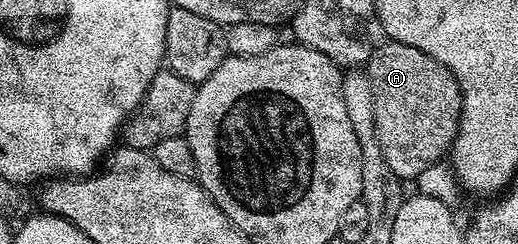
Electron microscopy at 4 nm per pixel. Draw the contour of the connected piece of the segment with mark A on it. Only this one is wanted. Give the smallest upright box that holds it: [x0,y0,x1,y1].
[364,39,462,179]

